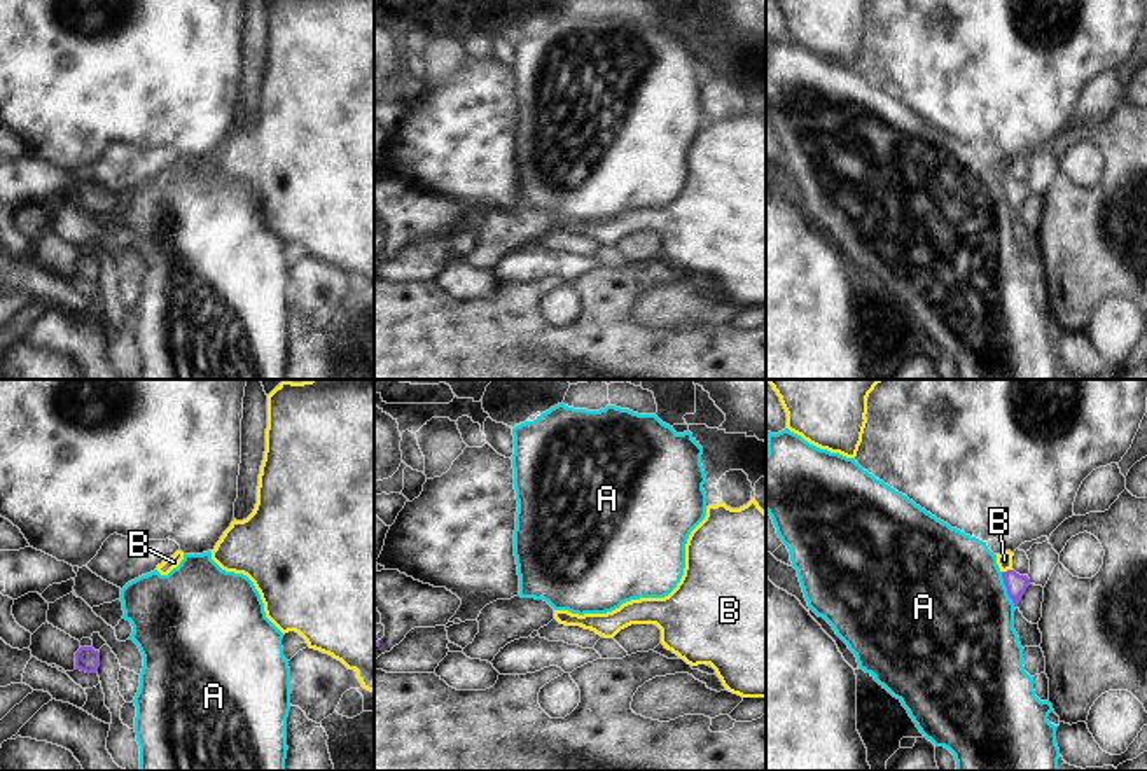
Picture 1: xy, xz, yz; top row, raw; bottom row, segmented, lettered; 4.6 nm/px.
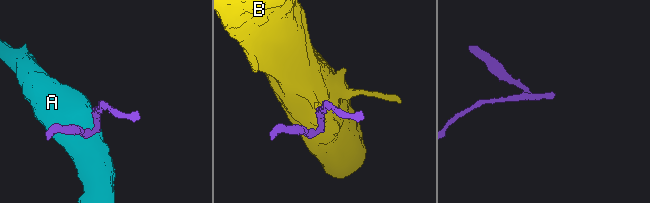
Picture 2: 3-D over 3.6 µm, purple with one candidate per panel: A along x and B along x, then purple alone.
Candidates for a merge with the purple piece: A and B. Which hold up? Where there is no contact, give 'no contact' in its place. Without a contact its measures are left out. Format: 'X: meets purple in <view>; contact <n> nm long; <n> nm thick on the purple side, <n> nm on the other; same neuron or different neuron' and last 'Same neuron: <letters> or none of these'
A: meets purple in yz; contact 180 nm long; 100 nm thick on the purple side, 480 nm on the other; different neuron
B: meets purple in yz; contact 50 nm long; 100 nm thick on the purple side, 80 nm on the other; same neuron
Same neuron: B

